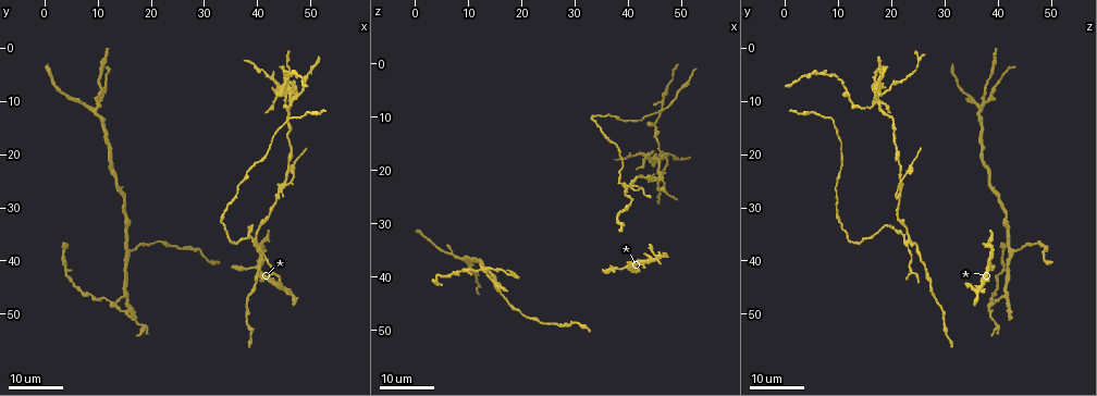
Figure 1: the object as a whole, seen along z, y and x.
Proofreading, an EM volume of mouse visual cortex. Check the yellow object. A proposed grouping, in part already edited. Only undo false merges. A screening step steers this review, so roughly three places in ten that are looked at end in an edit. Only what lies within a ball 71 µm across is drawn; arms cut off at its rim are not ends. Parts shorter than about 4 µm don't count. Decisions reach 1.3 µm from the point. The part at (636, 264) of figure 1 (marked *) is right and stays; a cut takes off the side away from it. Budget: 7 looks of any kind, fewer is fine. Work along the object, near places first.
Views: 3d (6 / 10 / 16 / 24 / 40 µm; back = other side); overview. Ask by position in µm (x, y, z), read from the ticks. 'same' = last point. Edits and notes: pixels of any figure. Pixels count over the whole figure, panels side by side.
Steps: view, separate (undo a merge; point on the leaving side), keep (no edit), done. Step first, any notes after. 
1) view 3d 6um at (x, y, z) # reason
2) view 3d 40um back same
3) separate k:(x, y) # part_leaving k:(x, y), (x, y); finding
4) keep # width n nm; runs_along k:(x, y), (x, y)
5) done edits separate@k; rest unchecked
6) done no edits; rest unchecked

view 3d 24um at (45.0, 25.5, 21.5) # three arms meet

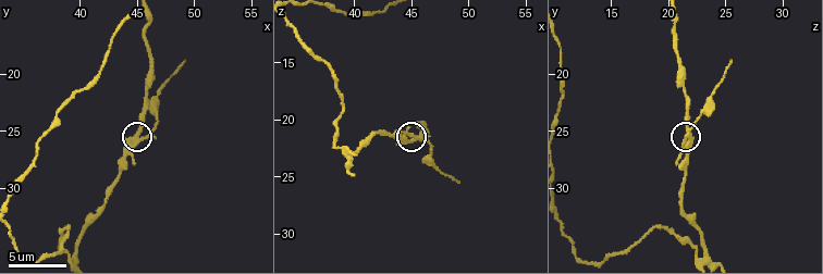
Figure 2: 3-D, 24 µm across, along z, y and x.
view 3d 6um at (45.6, 25.8, 21.6) # zoom in

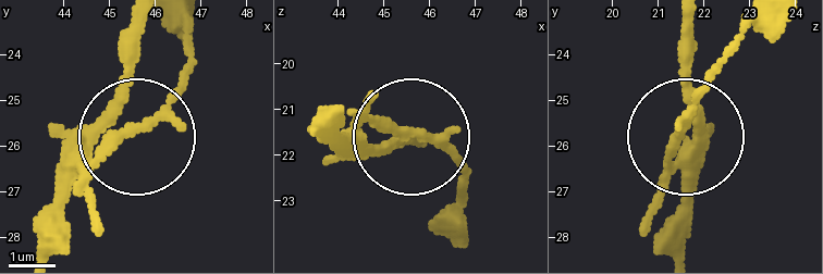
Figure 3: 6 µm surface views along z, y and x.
view 3d 6um back at (45.50, 25.60, 21.55) # from behind

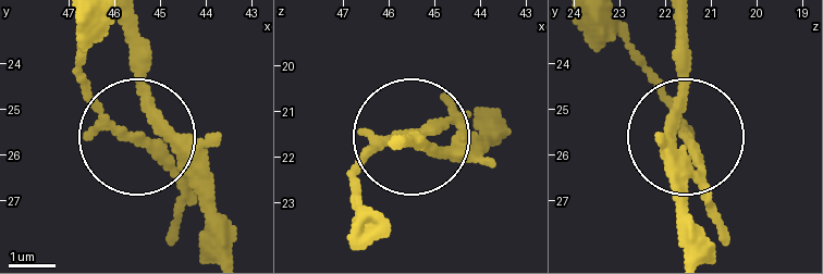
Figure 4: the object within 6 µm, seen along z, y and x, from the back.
keep # width 240 nm; runs_along 4:(693, 253), (705, 172), (647, 59); one neuron here

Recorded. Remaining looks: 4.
view 3d 16um at (46.0, 11.0, 17.0) # three arms meet

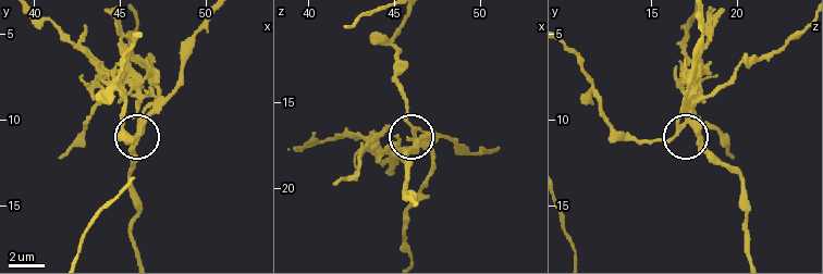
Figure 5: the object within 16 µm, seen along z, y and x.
view 3d 6um at (46.2, 10.5, 16.6)

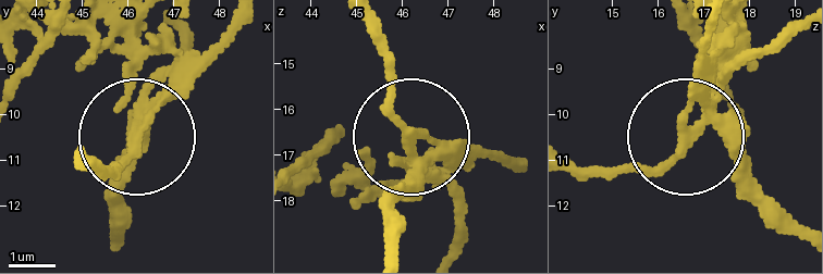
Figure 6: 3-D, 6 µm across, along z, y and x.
keep # side_arm 15 um; runs_along 6:(390, 249), (405, 140), (461, 199); all the same neuron

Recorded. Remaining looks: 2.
view 3d 10um at (39.6, 35.8, 23.2) # four or more arms meet

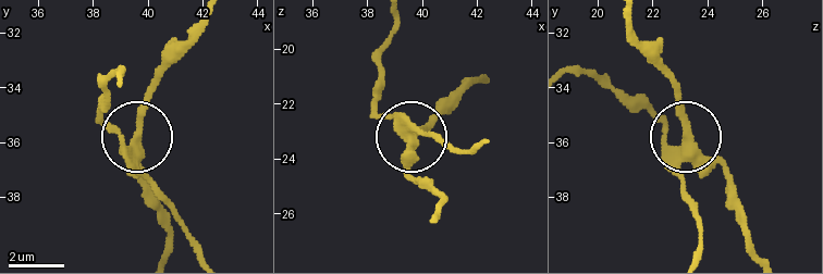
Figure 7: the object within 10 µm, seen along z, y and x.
keep # width 320 nm; one neuron here

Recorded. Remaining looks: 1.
done no edits; rest unchecked

